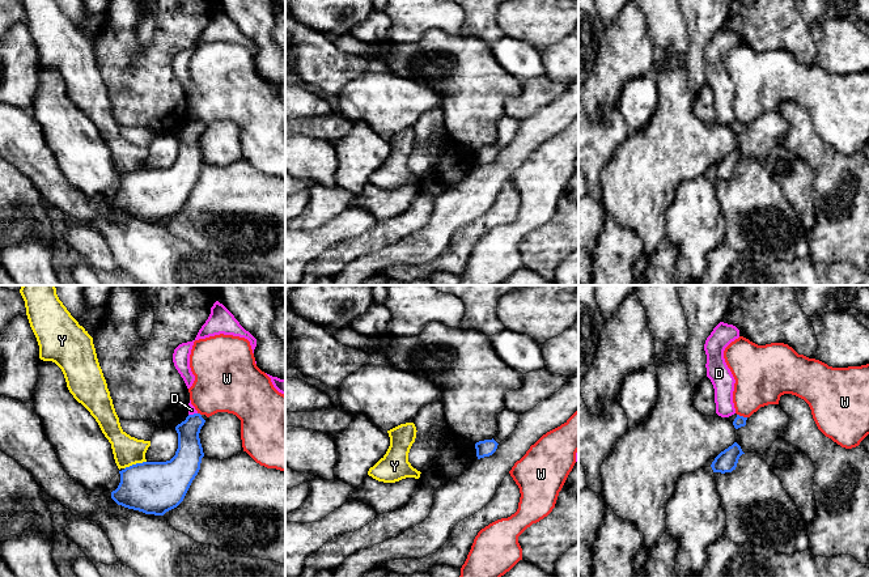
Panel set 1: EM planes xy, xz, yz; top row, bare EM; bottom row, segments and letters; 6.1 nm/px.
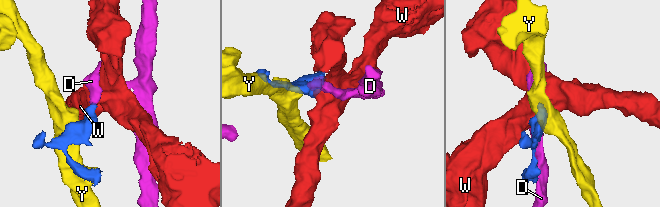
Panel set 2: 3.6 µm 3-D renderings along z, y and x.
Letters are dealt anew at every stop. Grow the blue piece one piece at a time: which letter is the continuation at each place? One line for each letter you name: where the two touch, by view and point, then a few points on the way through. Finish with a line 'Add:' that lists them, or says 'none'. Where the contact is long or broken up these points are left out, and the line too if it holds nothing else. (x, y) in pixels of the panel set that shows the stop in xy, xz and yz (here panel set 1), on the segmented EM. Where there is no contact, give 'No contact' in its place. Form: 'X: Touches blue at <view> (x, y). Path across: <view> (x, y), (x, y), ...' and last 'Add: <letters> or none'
Add: none

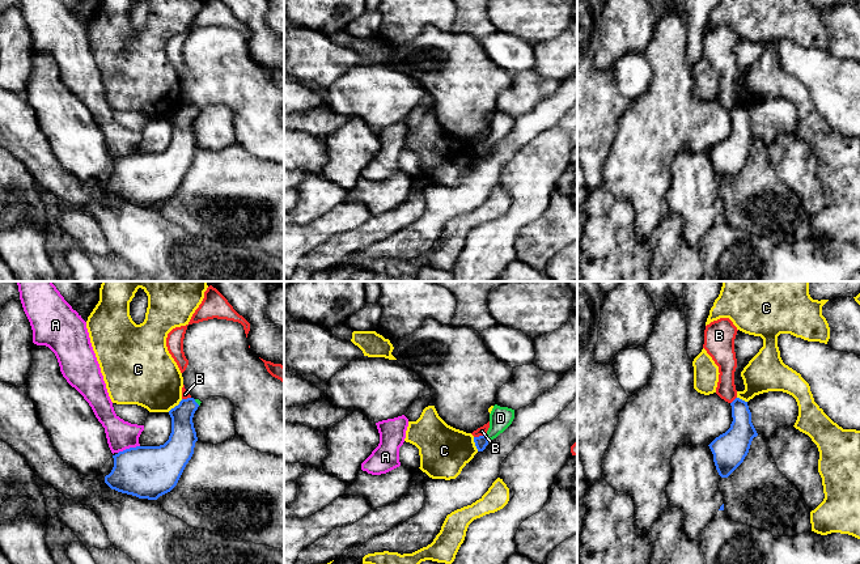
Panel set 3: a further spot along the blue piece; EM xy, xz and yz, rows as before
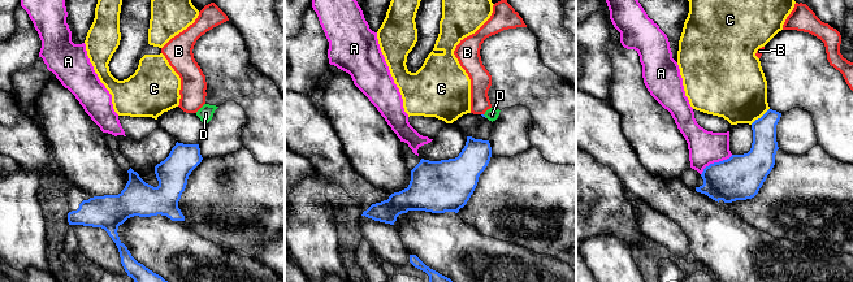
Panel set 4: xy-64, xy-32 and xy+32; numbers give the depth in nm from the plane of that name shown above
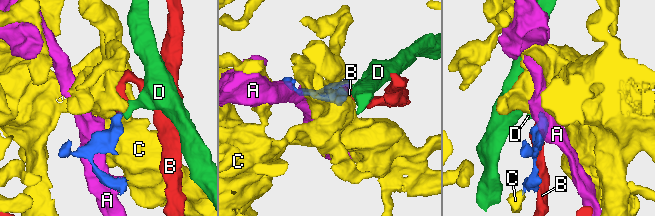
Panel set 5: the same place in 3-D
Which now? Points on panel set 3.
D: Touches blue at xz (486, 437). Path across: xz (482, 441), (486, 437), (498, 425), (500, 418)
Add: D

